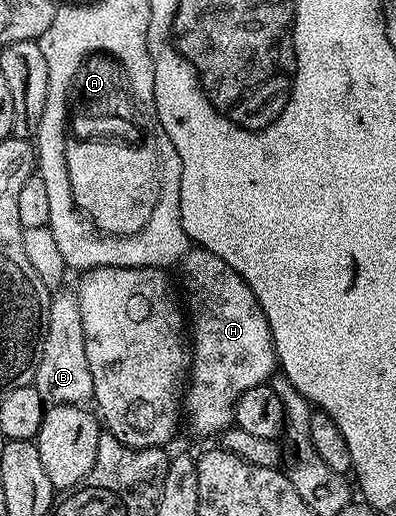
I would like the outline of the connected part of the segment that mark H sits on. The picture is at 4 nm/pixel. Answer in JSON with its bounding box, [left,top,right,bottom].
[178,247,278,438]

